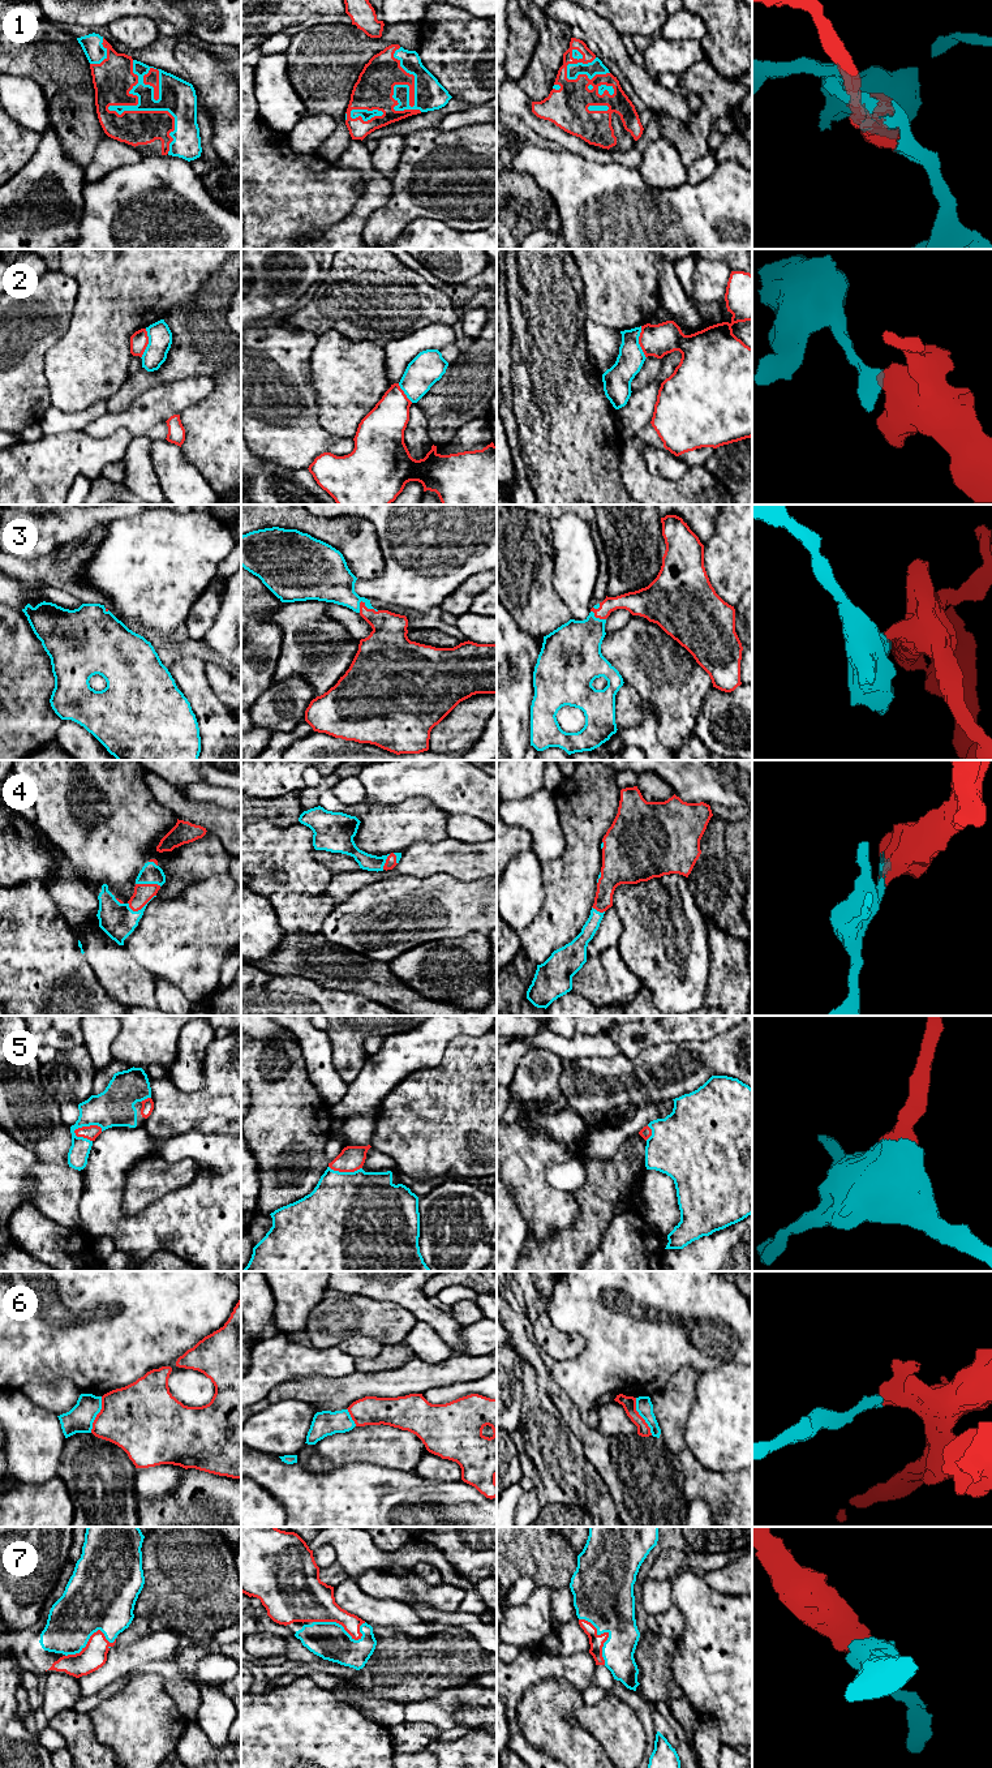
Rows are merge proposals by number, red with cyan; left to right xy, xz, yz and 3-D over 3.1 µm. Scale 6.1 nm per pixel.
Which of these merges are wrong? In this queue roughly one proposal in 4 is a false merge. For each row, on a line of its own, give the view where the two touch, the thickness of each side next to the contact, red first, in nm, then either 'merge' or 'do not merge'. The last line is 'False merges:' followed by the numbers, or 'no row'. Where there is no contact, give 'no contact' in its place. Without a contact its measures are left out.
1: contact in xy; calibres 240 and 110 nm; merge
2: contact in yz; calibres 200 and 160 nm; do not merge
3: contact in xz; calibres 260 and 220 nm; merge
4: contact in xy; calibres 110 and 220 nm; merge
5: contact in xy; calibres 90 and 240 nm; merge
6: contact in yz; calibres 90 and 100 nm; do not merge
7: contact in xz; calibres 240 and 220 nm; merge
False merges: 2, 6

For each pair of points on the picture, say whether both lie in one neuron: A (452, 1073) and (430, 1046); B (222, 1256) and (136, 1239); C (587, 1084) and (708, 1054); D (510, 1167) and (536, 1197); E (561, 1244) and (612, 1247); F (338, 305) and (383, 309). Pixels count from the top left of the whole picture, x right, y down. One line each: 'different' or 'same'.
A: different
B: same
C: same
D: same
E: different
F: same

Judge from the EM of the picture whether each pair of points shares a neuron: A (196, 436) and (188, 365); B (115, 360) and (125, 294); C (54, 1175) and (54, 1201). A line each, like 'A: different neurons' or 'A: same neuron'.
A: different neurons
B: same neuron
C: same neuron

